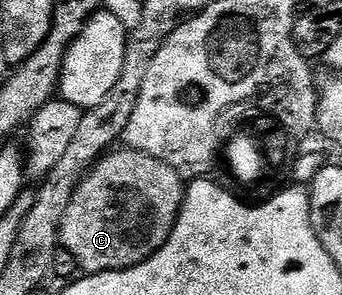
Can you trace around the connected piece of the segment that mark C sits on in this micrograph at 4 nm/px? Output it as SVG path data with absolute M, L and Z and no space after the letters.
M116 148L100 157L91 166L90 173L76 187L73 199L63 212L63 221L59 225L62 248L69 250L80 270L87 275L131 269L152 257L169 239L183 209L184 196L184 178L179 176L176 169L169 167L169 163L153 159L135 149Z

